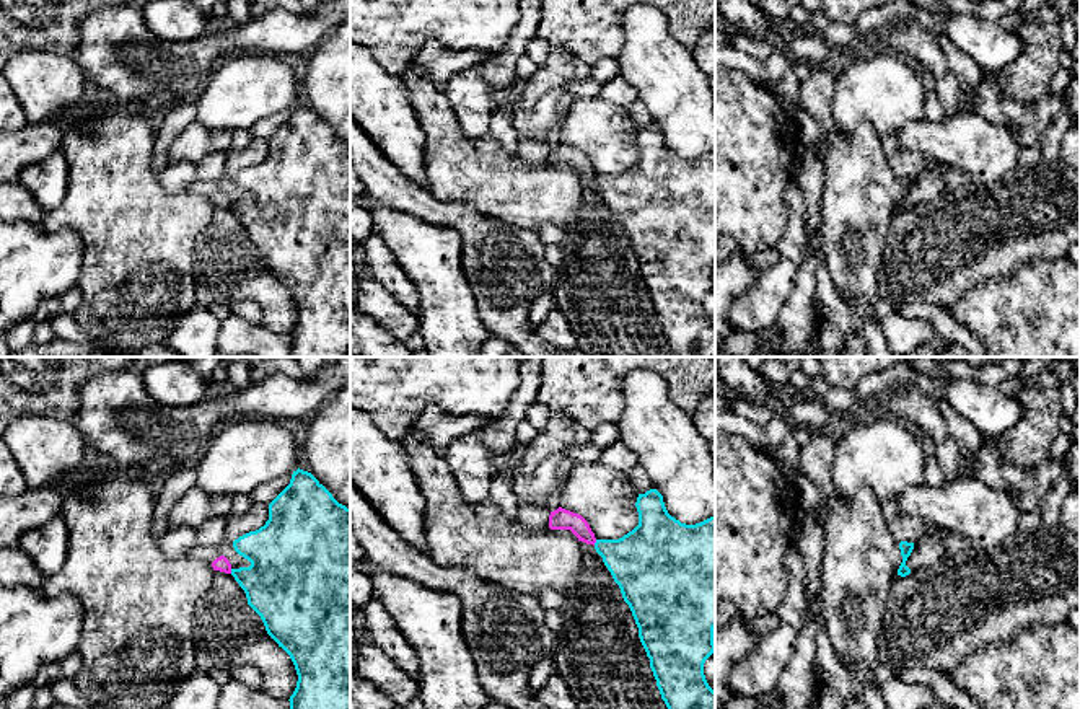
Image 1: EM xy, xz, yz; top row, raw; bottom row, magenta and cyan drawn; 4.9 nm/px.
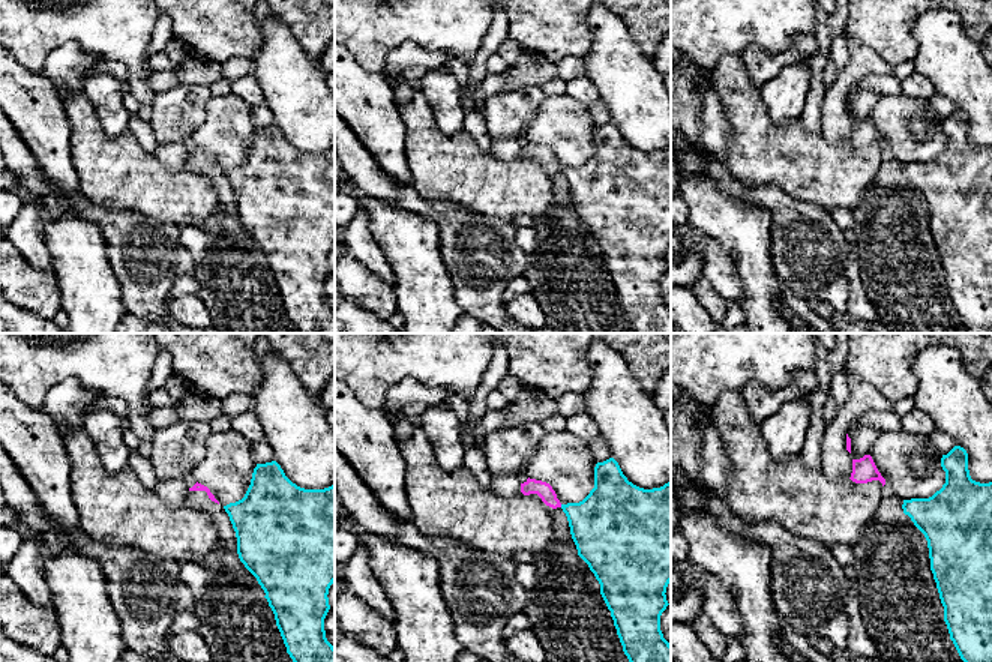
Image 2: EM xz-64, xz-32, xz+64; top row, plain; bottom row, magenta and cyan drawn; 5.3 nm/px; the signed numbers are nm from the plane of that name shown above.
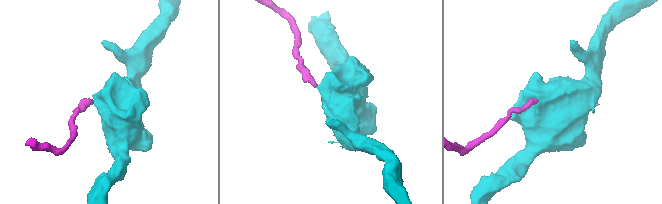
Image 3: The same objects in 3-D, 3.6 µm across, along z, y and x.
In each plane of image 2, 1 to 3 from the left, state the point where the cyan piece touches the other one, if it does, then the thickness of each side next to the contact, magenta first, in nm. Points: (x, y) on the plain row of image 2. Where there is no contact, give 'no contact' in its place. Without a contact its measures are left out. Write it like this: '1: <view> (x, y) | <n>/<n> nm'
1: no contact
2: no contact
3: no contact

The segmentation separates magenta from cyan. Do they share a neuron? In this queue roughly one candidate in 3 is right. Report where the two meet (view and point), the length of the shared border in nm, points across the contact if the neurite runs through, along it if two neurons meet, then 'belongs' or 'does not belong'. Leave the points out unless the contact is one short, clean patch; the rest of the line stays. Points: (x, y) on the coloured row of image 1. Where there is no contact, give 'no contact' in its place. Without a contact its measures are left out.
xz (595, 541) | 40 nm | along xz (597, 540), (593, 545) | does not belong

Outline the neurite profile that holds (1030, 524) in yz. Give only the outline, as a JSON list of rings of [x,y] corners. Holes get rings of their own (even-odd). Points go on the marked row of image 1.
[[[1030,512],[1021,513],[1020,523],[1018,523],[1018,536],[1030,536],[1041,530],[1041,513],[1039,512]]]

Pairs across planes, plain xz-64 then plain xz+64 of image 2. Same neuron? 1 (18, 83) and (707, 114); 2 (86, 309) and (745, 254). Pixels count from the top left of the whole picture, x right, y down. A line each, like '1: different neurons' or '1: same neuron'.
1: same neuron
2: same neuron

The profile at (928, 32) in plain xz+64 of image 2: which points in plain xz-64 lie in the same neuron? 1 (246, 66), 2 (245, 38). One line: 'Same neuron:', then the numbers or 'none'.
Same neuron: none

